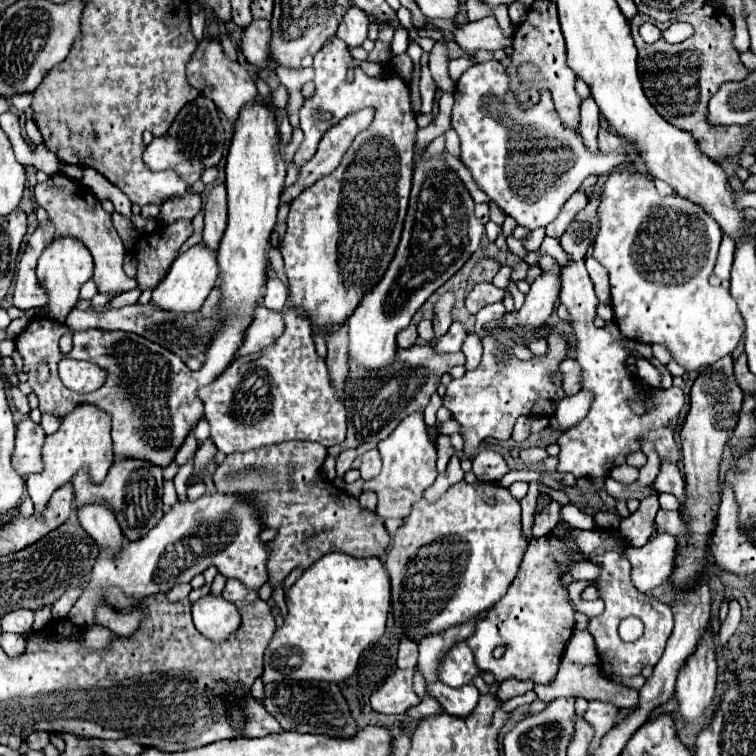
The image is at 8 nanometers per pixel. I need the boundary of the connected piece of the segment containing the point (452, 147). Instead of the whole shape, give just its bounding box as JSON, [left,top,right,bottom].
[446,130,460,158]

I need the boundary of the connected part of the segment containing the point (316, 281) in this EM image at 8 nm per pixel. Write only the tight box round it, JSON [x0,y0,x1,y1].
[280,38,416,336]

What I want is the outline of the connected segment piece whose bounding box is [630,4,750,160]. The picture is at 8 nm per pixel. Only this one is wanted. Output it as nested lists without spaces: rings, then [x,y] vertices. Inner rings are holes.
[[[704,4],[700,10],[688,16],[680,16],[678,20],[690,22],[694,26],[696,34],[690,40],[682,44],[668,44],[664,38],[660,38],[654,44],[646,44],[638,34],[642,22],[652,22],[662,32],[668,28],[668,24],[656,22],[644,14],[636,14],[632,18],[630,26],[638,48],[638,76],[642,90],[648,102],[666,122],[680,130],[692,132],[704,156],[712,160],[732,158],[742,152],[742,146],[746,142],[746,128],[714,128],[706,122],[706,112],[708,100],[716,94],[718,86],[728,80],[744,80],[750,74],[748,68],[740,62],[740,52],[732,44],[734,24],[720,8],[714,8],[710,4]]]

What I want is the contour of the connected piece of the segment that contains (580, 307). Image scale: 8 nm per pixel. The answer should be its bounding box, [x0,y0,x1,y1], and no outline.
[558,194,684,478]

